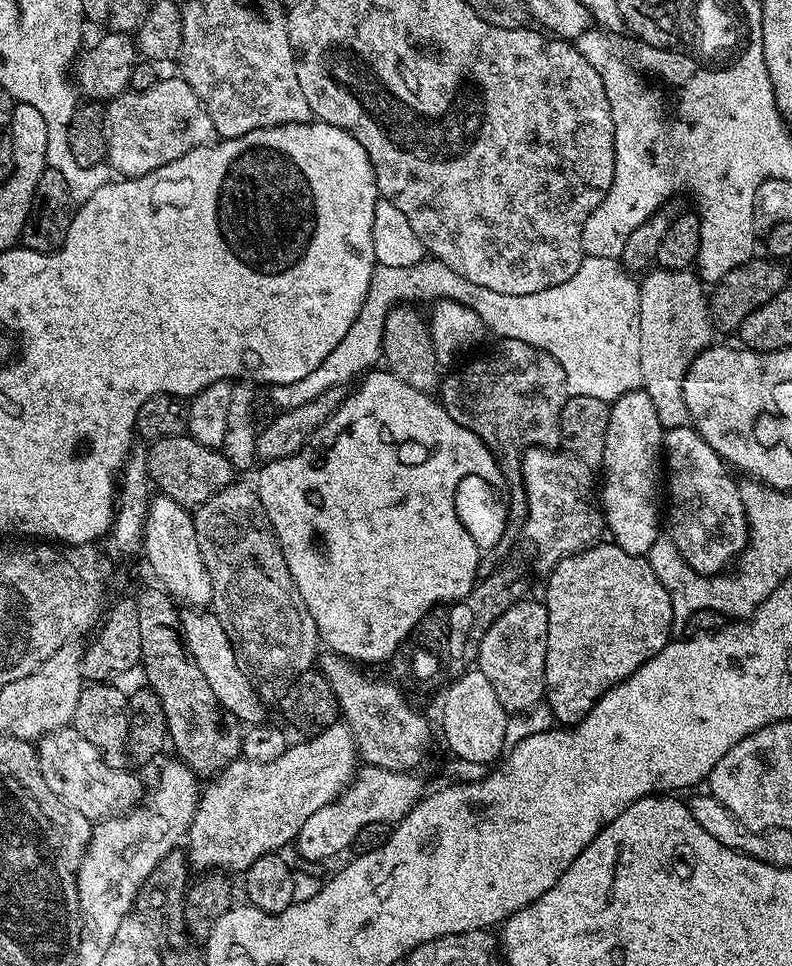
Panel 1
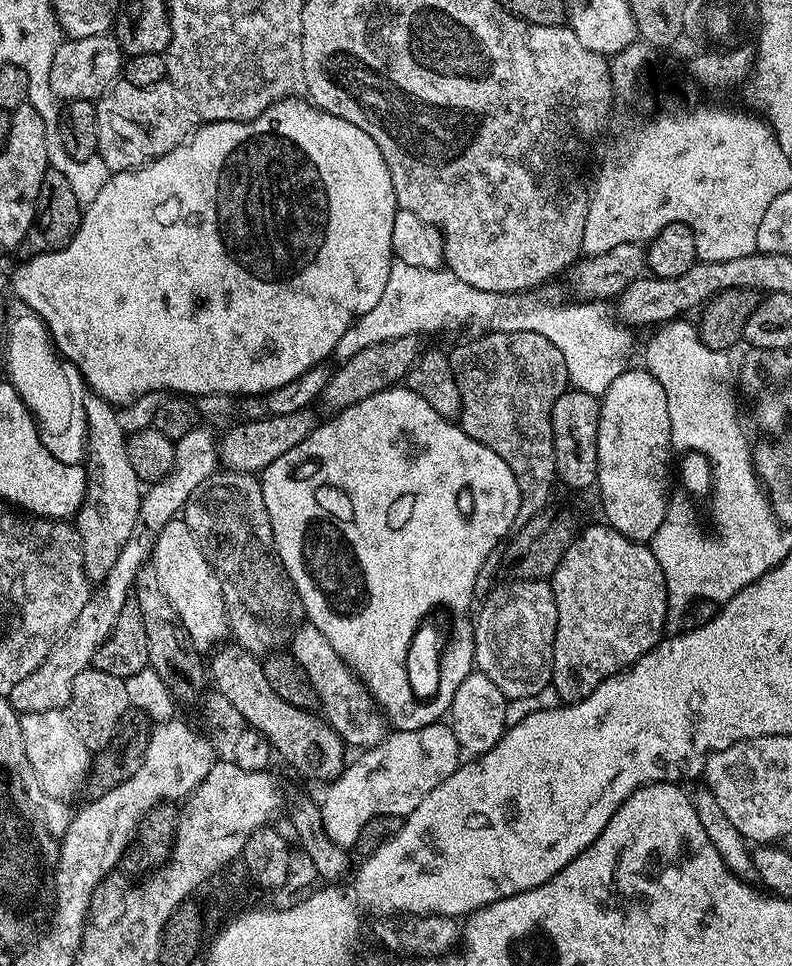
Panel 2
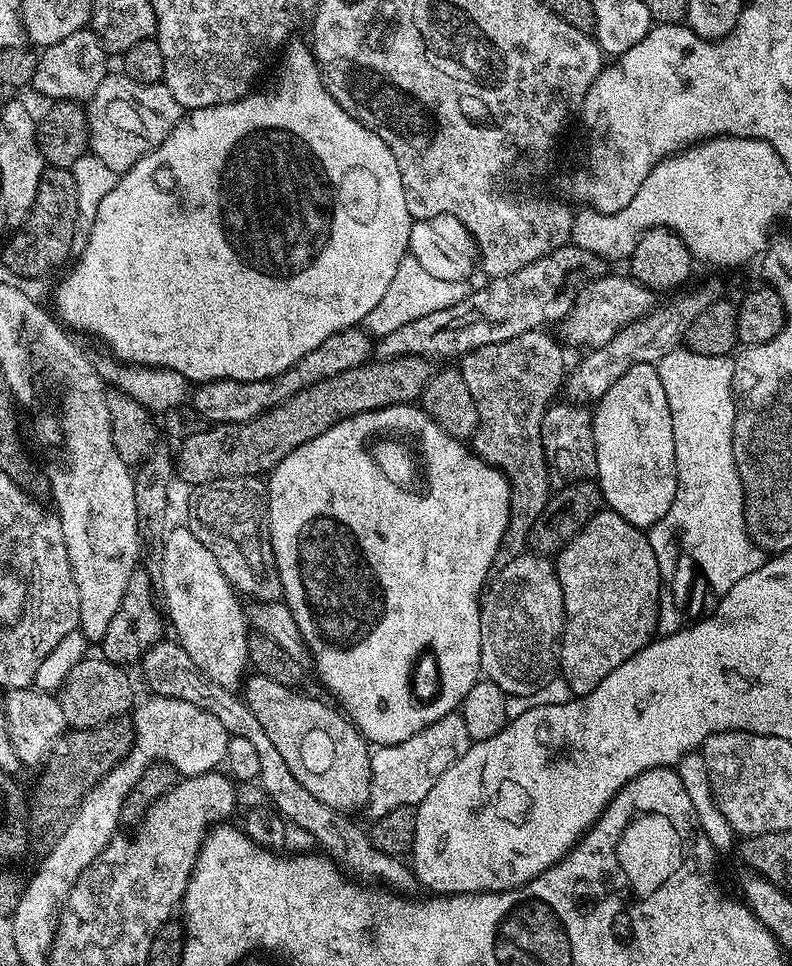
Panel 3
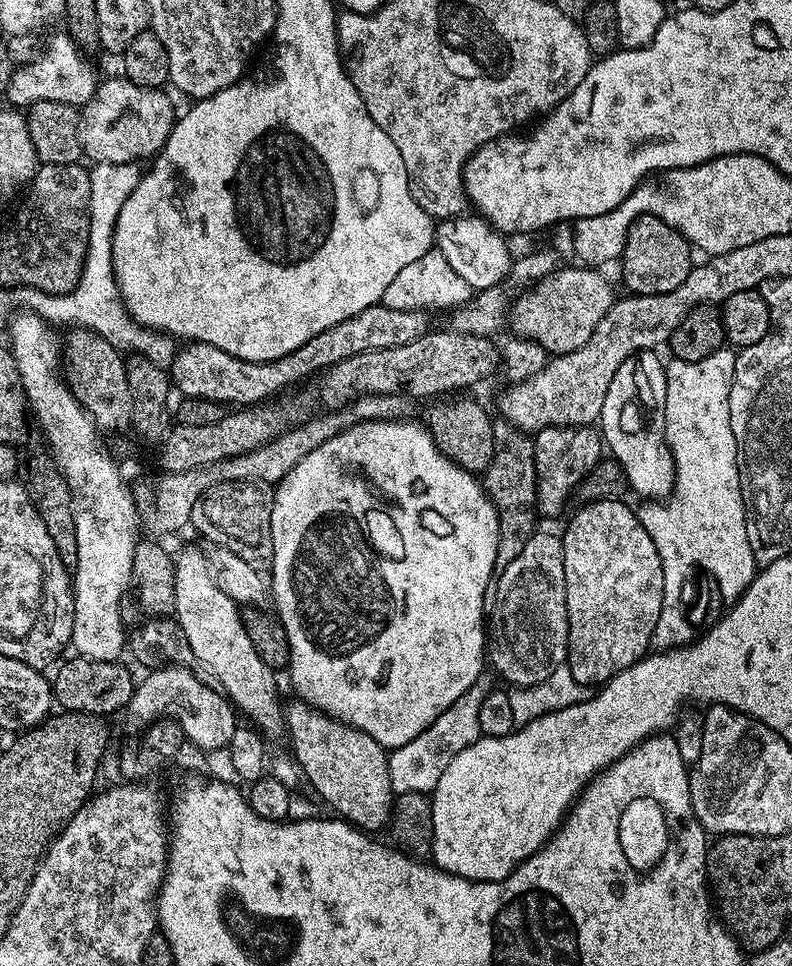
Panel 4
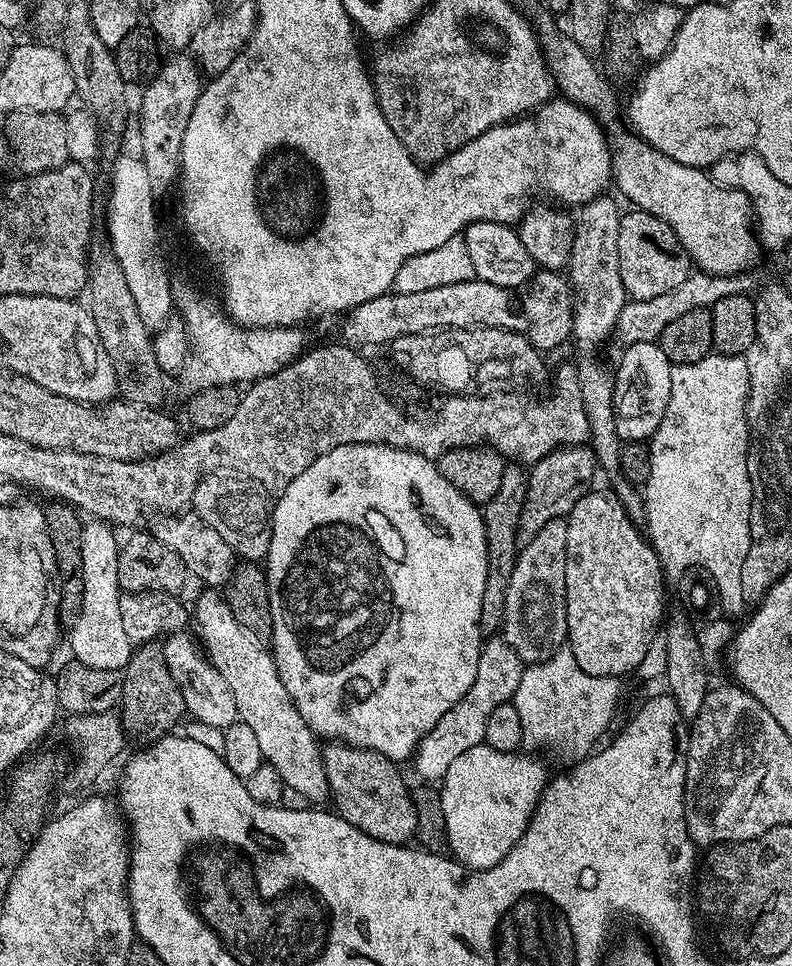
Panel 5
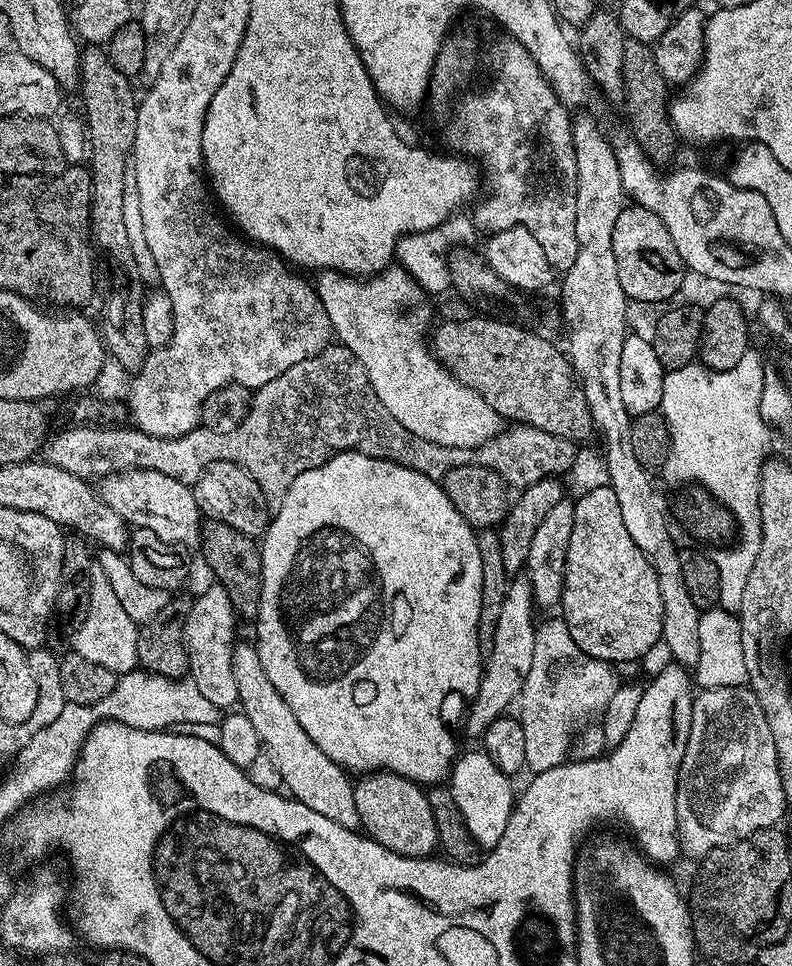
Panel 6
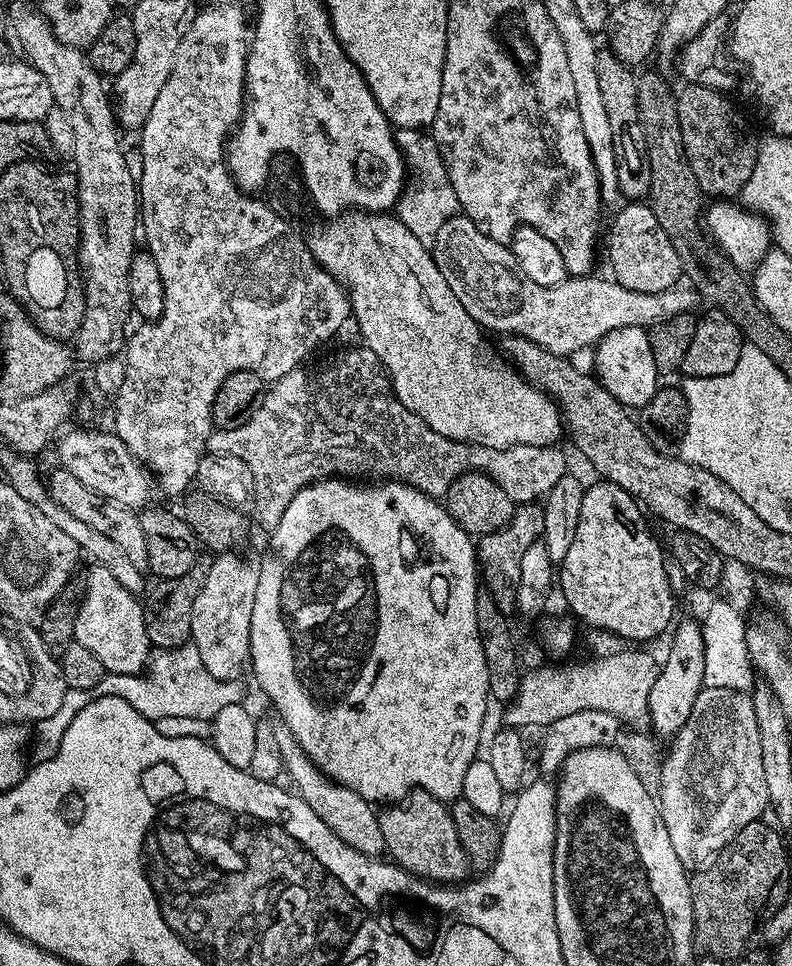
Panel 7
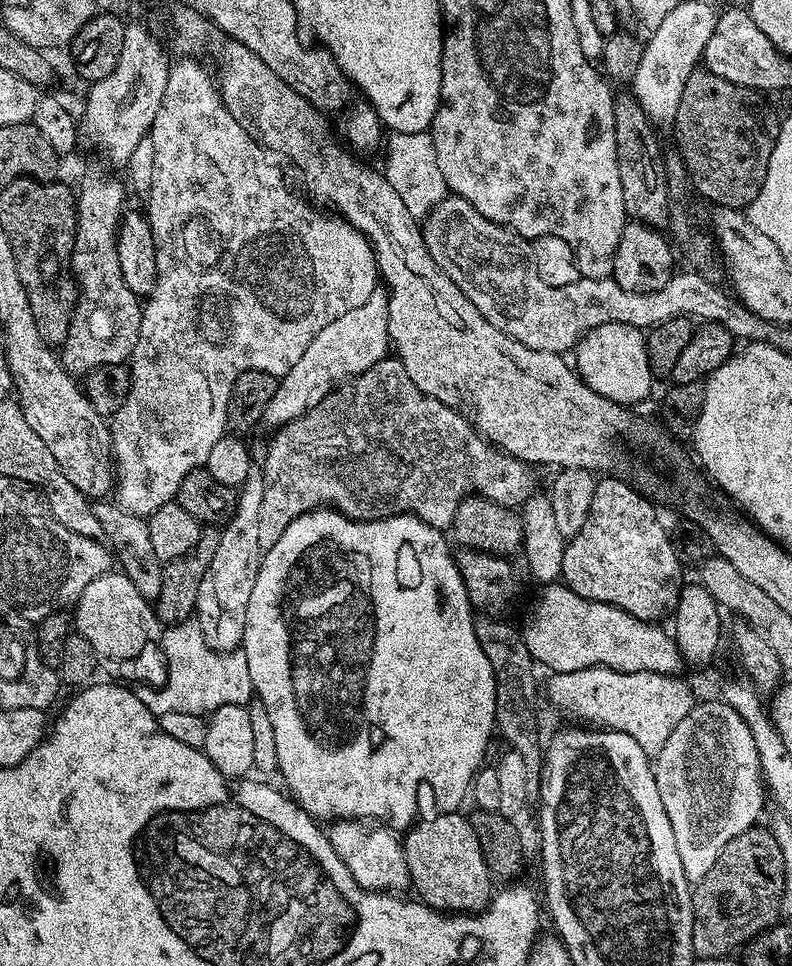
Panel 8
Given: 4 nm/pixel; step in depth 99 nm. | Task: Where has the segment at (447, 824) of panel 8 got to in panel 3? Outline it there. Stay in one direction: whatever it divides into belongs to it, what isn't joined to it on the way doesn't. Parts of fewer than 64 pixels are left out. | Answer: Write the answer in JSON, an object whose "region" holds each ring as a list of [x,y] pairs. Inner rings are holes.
{"region":[[[259,674],[247,677],[242,699],[250,706],[250,710],[254,710],[254,718],[258,718],[258,723],[262,725],[262,730],[266,730],[270,742],[274,742],[275,748],[282,753],[286,766],[290,766],[290,774],[294,774],[294,778],[298,778],[298,782],[302,782],[302,786],[306,786],[306,790],[310,790],[310,794],[318,798],[318,802],[330,806],[335,812],[345,814],[354,814],[352,812],[359,808],[361,811],[367,805],[372,781],[370,762],[373,749],[343,711],[337,710],[331,703],[323,704],[322,701],[307,696],[304,690],[287,688],[282,686],[282,682],[274,682]]]}

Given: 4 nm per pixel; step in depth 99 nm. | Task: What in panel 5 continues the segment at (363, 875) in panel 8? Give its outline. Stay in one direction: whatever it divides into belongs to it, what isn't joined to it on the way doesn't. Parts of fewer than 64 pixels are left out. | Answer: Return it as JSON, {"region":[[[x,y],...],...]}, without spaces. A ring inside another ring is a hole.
{"region":[[[204,590],[196,600],[194,624],[200,627],[203,649],[226,682],[230,682],[230,694],[234,694],[236,714],[239,723],[250,726],[258,738],[258,746],[264,755],[265,764],[272,764],[278,774],[282,774],[285,789],[297,792],[301,801],[320,804],[329,799],[328,779],[324,769],[324,754],[321,741],[310,730],[306,718],[298,714],[298,706],[286,694],[282,678],[278,678],[276,659],[269,645],[254,638],[230,610],[223,595],[216,590]]]}

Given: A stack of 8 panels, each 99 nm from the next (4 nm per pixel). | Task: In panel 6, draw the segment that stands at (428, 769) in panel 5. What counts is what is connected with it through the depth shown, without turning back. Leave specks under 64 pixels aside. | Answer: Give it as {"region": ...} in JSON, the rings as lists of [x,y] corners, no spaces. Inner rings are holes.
{"region":[[[516,578],[511,581],[506,590],[506,602],[502,602],[502,611],[498,613],[498,627],[494,629],[494,642],[491,650],[486,654],[480,673],[478,694],[471,697],[468,708],[468,721],[464,728],[476,738],[483,737],[486,726],[494,722],[499,716],[505,715],[508,708],[520,699],[520,692],[533,661],[535,634],[537,621],[532,621],[532,587],[527,578]]]}

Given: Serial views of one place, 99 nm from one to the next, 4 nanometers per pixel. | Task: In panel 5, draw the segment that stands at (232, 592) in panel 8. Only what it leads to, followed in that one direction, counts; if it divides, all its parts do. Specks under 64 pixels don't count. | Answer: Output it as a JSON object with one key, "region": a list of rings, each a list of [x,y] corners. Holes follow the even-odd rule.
{"region":[[[187,631],[173,632],[163,641],[166,666],[174,678],[174,682],[180,687],[180,693],[184,699],[184,707],[189,717],[201,720],[208,728],[223,730],[237,723],[236,703],[234,694],[230,694],[230,682],[218,674],[218,670],[202,651],[201,645],[188,637]]]}

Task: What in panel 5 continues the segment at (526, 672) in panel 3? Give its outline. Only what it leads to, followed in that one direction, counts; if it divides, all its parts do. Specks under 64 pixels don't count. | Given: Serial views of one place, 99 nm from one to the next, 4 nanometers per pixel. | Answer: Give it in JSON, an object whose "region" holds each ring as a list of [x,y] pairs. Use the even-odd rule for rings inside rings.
{"region":[[[567,519],[546,522],[529,544],[519,549],[514,574],[506,590],[502,635],[525,665],[549,659],[568,639],[566,626],[566,530]]]}

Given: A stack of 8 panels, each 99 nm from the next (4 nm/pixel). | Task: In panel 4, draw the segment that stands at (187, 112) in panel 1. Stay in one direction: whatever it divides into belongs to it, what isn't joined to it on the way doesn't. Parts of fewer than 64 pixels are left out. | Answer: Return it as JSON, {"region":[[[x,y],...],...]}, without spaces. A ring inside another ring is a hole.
{"region":[[[123,78],[108,80],[105,84],[103,81],[90,102],[79,109],[78,138],[81,153],[97,164],[135,164],[155,157],[168,141],[168,135],[178,116],[166,93],[159,88],[143,88]]]}

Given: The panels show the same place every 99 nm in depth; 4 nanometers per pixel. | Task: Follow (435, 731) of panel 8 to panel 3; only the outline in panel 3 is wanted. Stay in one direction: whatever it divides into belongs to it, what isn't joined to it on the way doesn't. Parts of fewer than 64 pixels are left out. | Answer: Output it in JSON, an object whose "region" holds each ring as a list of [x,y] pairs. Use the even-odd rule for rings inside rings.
{"region":[[[411,403],[386,406],[373,412],[359,412],[330,426],[326,434],[318,434],[318,438],[310,438],[310,442],[290,450],[290,454],[286,454],[286,458],[282,458],[282,462],[278,462],[278,466],[272,468],[266,483],[268,529],[274,558],[280,571],[283,603],[287,604],[294,614],[298,630],[302,630],[302,638],[314,664],[316,660],[316,672],[320,675],[321,682],[332,691],[331,699],[352,721],[352,725],[363,734],[369,745],[383,746],[406,742],[406,738],[414,738],[414,734],[438,722],[438,718],[457,711],[466,694],[470,694],[470,690],[482,676],[481,596],[489,583],[490,573],[493,571],[492,563],[495,562],[500,548],[502,552],[502,537],[510,514],[510,486],[507,478],[497,468],[476,455],[465,441],[456,440],[450,434],[446,434],[446,430],[442,430],[438,422],[426,415],[423,407]],[[427,648],[436,659],[436,672],[440,675],[440,693],[429,704],[423,704],[422,701],[416,700],[415,694],[412,693],[412,667]]]}

